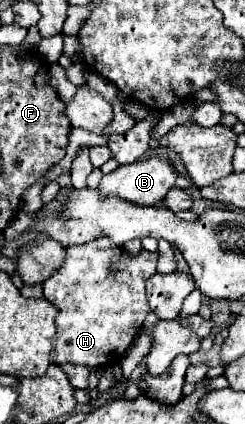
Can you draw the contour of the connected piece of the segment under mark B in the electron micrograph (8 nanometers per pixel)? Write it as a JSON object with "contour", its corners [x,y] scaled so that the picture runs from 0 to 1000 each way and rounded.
{"contour":[[[653,373],[555,377],[539,387],[482,392],[449,410],[424,410],[424,420],[416,420],[408,439],[400,439],[400,453],[408,453],[416,467],[473,462],[473,467],[539,476],[555,486],[637,486],[678,462],[678,453],[710,439],[718,415],[727,415],[727,406],[678,377],[653,377]]]}

